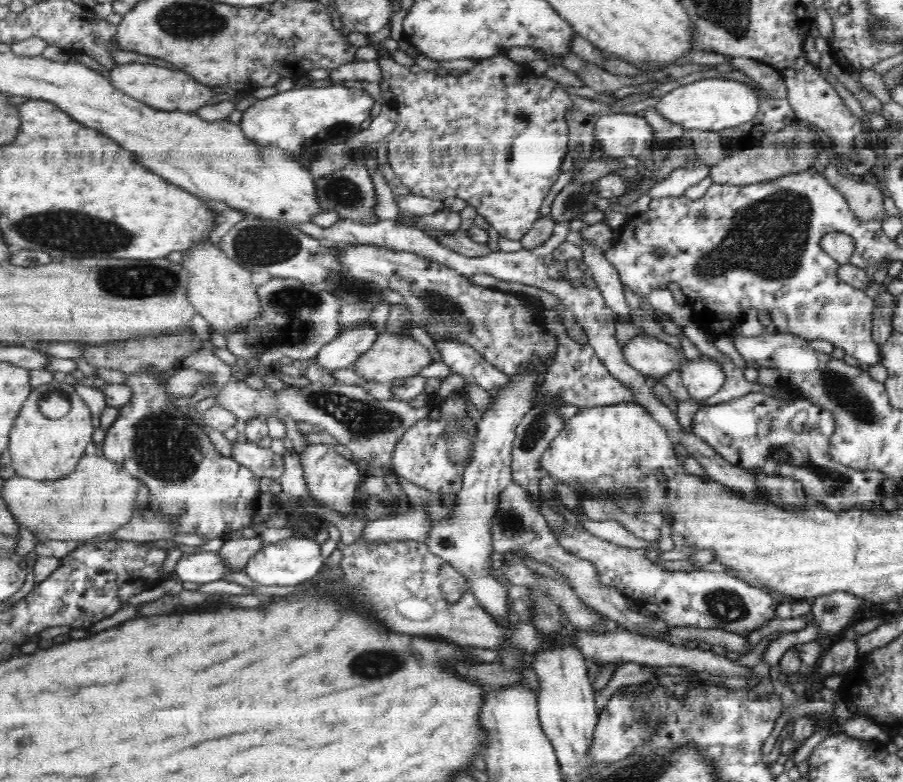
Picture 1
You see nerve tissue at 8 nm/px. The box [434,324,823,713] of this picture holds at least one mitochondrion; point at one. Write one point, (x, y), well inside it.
(724, 604)

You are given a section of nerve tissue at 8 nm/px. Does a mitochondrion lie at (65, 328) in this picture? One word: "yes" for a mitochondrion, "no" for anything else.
no

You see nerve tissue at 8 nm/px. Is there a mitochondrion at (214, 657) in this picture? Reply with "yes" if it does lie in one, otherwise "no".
no

